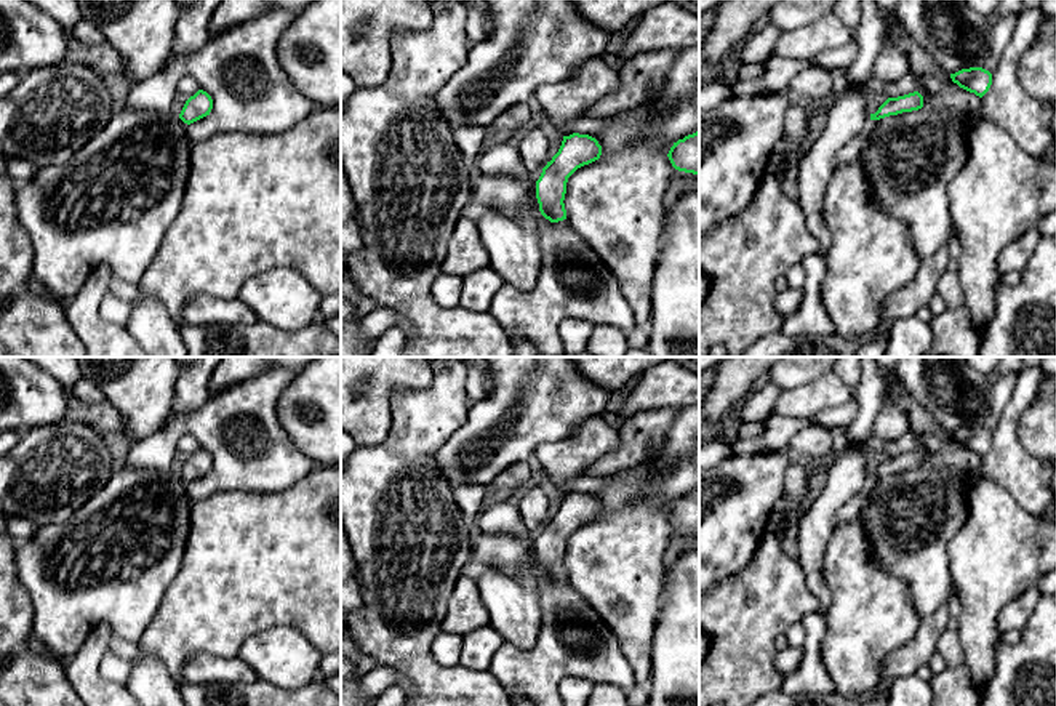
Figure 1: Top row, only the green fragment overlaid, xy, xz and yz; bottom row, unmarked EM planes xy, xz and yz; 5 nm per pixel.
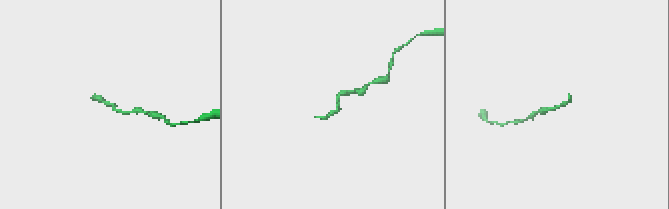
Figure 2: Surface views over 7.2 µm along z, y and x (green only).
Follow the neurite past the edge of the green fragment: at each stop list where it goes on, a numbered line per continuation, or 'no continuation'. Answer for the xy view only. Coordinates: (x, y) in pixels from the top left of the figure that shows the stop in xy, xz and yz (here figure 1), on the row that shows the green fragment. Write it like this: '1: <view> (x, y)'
no continuation

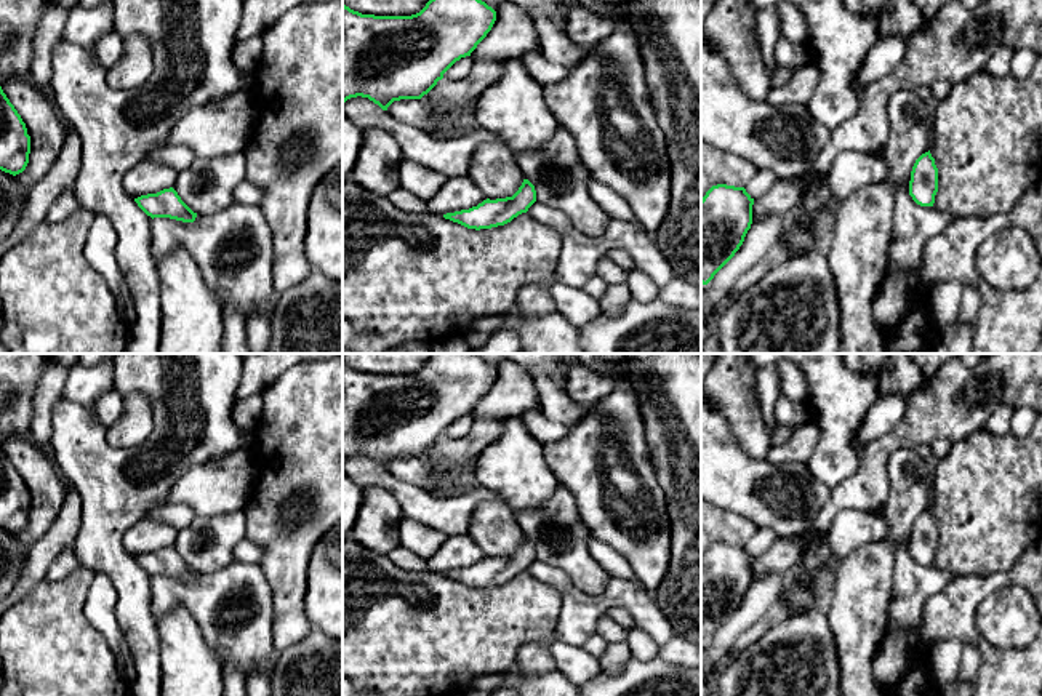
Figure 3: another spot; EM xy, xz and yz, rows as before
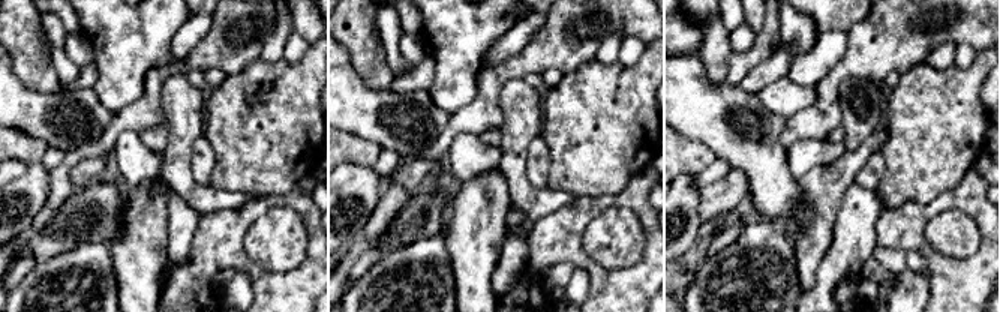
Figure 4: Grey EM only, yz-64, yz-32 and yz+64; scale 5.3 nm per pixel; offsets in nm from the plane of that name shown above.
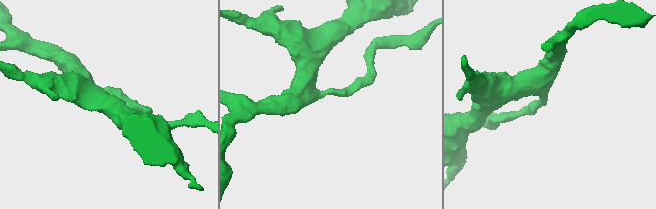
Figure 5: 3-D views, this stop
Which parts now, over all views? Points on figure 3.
no continuation

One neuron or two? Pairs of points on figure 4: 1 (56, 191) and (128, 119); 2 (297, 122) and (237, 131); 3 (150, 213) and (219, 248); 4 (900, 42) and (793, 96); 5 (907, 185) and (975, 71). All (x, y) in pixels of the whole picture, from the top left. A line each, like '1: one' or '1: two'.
1: one
2: one
3: two
4: two
5: one

